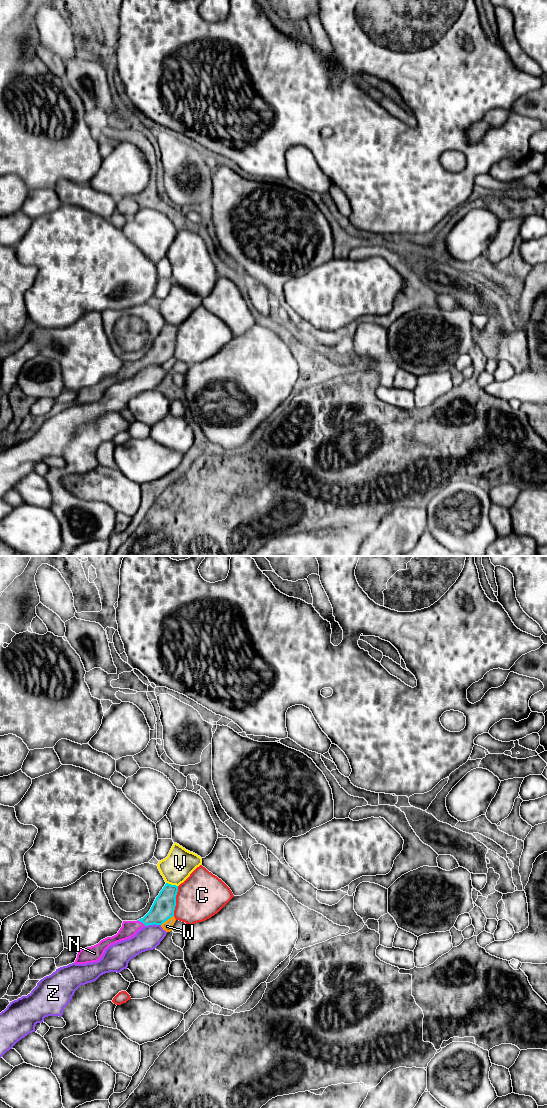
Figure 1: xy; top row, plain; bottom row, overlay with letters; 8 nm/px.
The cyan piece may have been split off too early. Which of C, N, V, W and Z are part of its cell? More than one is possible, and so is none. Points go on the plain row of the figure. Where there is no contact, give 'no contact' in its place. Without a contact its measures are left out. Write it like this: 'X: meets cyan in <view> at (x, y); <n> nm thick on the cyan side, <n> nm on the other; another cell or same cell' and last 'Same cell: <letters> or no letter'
C: meets cyan in xy at (175, 341); 180 nm thick on the cyan side, 360 nm on the other; another cell
N: meets cyan in xy at (141, 361); 180 nm thick on the cyan side, 130 nm on the other; same cell
V: meets cyan in xy at (172, 325); 180 nm thick on the cyan side, 240 nm on the other; another cell
W: meets cyan in xy at (167, 359); 180 nm thick on the cyan side, 80 nm on the other; another cell
Z: meets cyan in xy at (152, 364); 180 nm thick on the cyan side, 190 nm on the other; another cell
Same cell: N

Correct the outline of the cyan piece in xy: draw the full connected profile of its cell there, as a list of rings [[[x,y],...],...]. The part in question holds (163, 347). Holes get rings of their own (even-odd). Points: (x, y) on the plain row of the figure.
[[[166,323],[156,337],[150,351],[137,361],[123,361],[118,373],[101,380],[98,384],[81,389],[74,403],[86,404],[99,401],[105,390],[120,381],[129,379],[148,365],[162,365],[174,356],[178,326]]]

